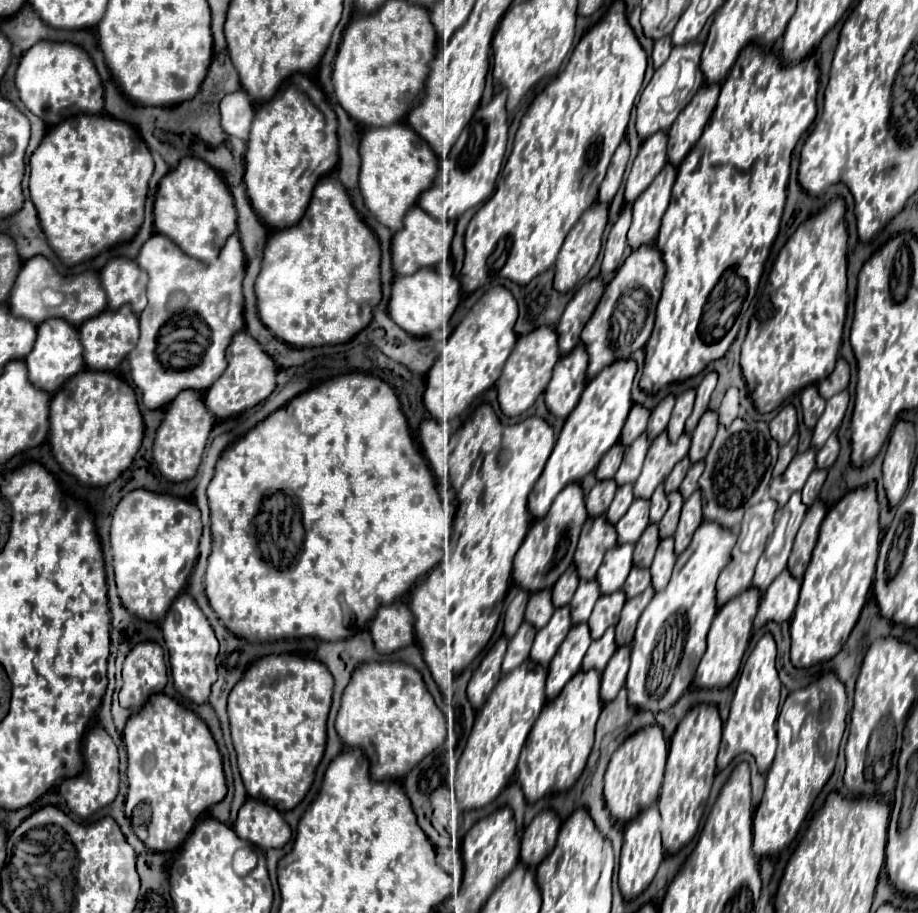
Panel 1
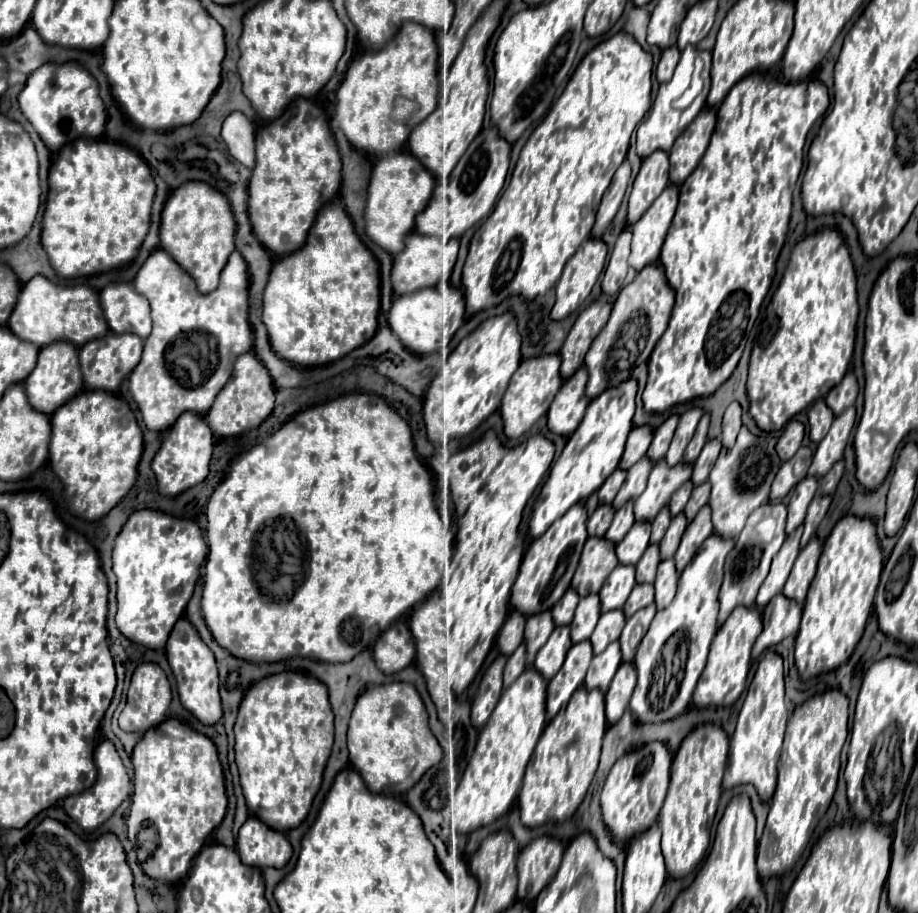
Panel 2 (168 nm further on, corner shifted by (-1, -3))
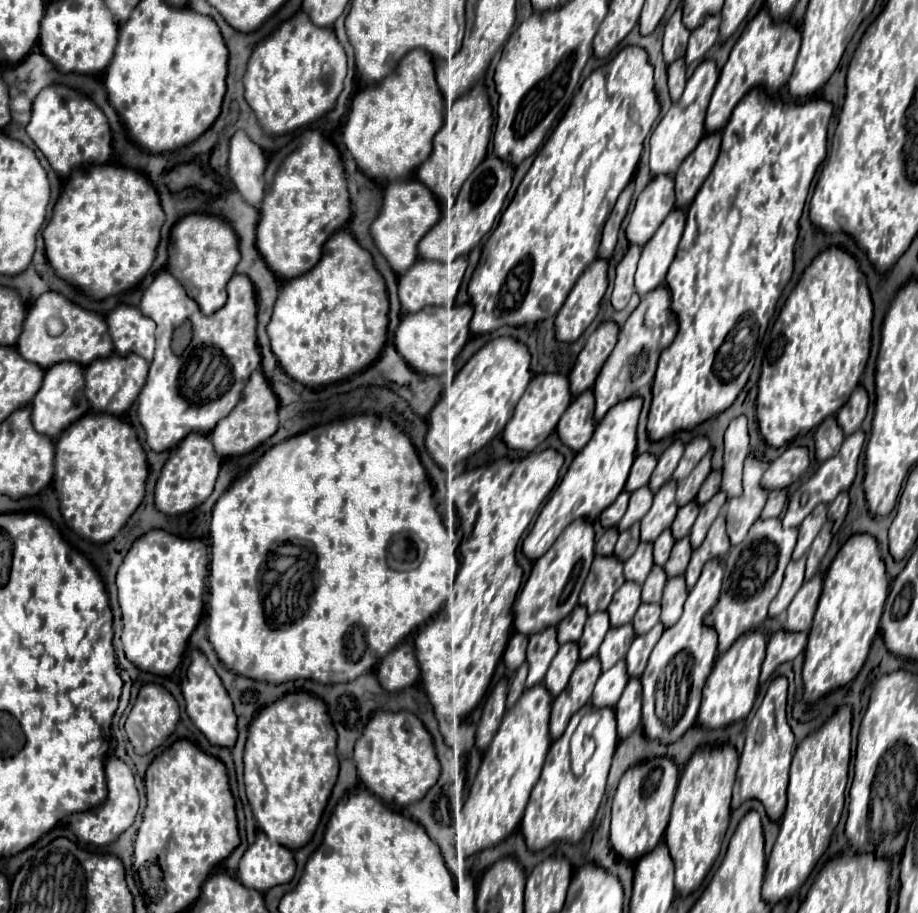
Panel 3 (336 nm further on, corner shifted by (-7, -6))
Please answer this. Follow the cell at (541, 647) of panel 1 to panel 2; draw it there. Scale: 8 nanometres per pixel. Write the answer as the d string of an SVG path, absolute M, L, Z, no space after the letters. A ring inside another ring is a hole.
M556 627L548 643L538 651L538 657L534 661L536 671L542 673L546 681L550 681L560 671L570 647L572 647L570 627Z

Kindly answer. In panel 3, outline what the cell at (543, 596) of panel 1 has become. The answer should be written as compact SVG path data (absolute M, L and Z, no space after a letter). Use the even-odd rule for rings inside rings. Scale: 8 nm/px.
M544 628L544 632L536 632L536 636L530 636L526 652L526 660L530 664L526 688L532 688L534 684L540 684L544 680L544 674L556 652L558 652L556 628Z

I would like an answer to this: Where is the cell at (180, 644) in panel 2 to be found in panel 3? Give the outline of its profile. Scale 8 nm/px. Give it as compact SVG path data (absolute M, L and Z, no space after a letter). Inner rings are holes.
M192 648L188 652L190 656L190 664L186 670L186 676L182 678L182 694L186 700L186 712L190 716L190 720L194 722L194 726L216 746L228 746L232 748L236 742L236 714L234 714L234 706L232 700L228 696L228 692L224 692L224 684L220 680L220 676L216 676L216 670L212 668L212 664L208 664L208 660L204 660L202 652L196 652L196 648Z

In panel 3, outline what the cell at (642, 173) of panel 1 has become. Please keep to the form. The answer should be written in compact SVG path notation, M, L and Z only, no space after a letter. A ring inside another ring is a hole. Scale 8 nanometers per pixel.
M668 174L654 176L636 200L636 208L626 228L626 238L644 246L674 208L674 202L674 178Z

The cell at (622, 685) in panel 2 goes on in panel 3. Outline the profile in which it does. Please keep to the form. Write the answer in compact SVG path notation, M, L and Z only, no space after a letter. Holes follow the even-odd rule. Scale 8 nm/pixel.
M630 678L624 688L624 696L618 700L614 708L620 738L628 738L632 730L640 724L640 692L642 692L640 680Z

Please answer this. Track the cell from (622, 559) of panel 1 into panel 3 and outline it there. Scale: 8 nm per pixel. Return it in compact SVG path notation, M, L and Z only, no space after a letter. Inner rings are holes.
M624 582L620 586L620 592L616 592L612 604L608 606L610 626L622 626L632 622L632 616L638 606L640 606L640 584Z

